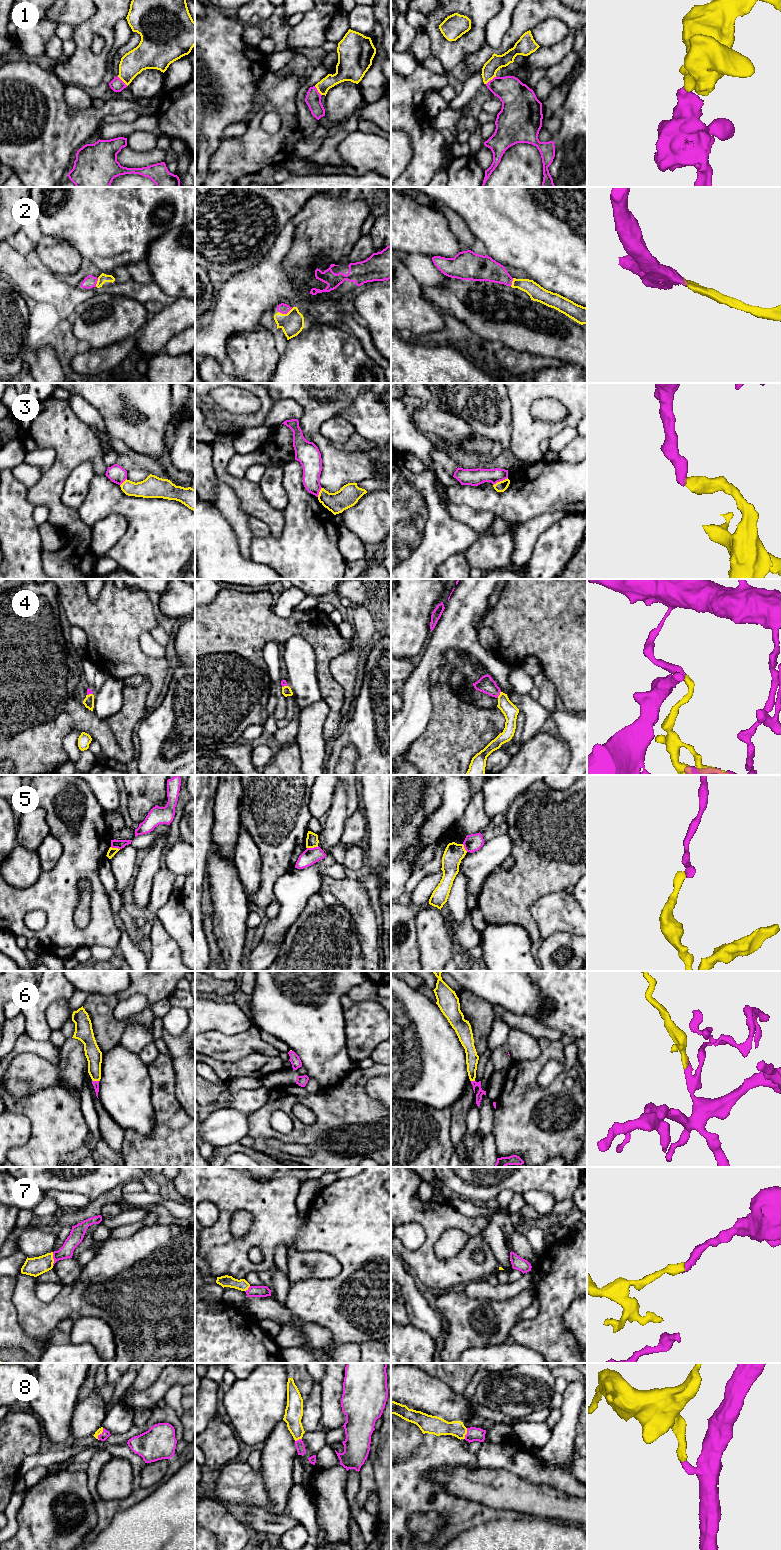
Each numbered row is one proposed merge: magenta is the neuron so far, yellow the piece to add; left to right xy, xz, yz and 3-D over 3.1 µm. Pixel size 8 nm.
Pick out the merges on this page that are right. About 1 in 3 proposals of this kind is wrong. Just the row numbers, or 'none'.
1, 2, 4, 6, 8

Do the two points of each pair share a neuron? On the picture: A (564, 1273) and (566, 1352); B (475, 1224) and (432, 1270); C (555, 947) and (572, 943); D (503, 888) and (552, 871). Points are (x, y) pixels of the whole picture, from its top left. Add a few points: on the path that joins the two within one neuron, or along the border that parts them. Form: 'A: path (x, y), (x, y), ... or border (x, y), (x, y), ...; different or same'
A: path (556, 1293), (556, 1332); same
B: path (474, 1240), (468, 1251), (448, 1270); same
C: path (559, 947), (568, 946); same
D: path (515, 888), (520, 888), (537, 871), (540, 871); same

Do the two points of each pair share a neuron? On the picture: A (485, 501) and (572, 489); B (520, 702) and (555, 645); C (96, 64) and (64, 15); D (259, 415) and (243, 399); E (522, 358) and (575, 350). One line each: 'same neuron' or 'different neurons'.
A: same neuron
B: different neurons
C: different neurons
D: different neurons
E: different neurons

